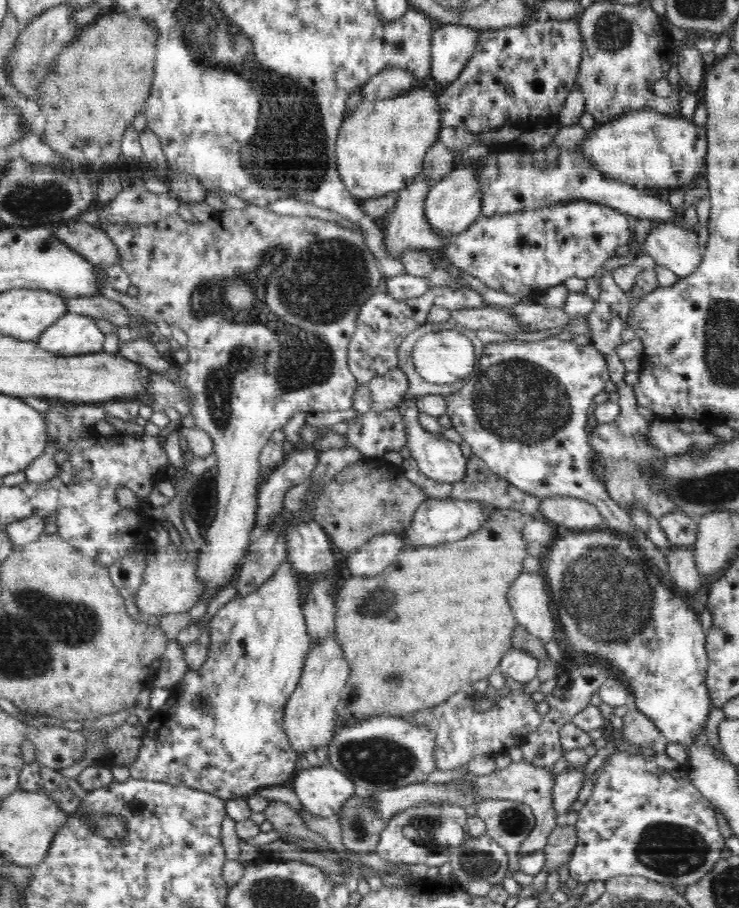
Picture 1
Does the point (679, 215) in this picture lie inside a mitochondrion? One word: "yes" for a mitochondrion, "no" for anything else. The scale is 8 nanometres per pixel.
no

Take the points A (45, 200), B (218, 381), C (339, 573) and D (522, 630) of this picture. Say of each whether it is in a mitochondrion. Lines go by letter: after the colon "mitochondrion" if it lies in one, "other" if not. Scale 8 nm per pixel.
A: mitochondrion
B: mitochondrion
C: other
D: other

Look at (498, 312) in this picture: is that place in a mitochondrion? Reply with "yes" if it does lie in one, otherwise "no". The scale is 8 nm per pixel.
no

